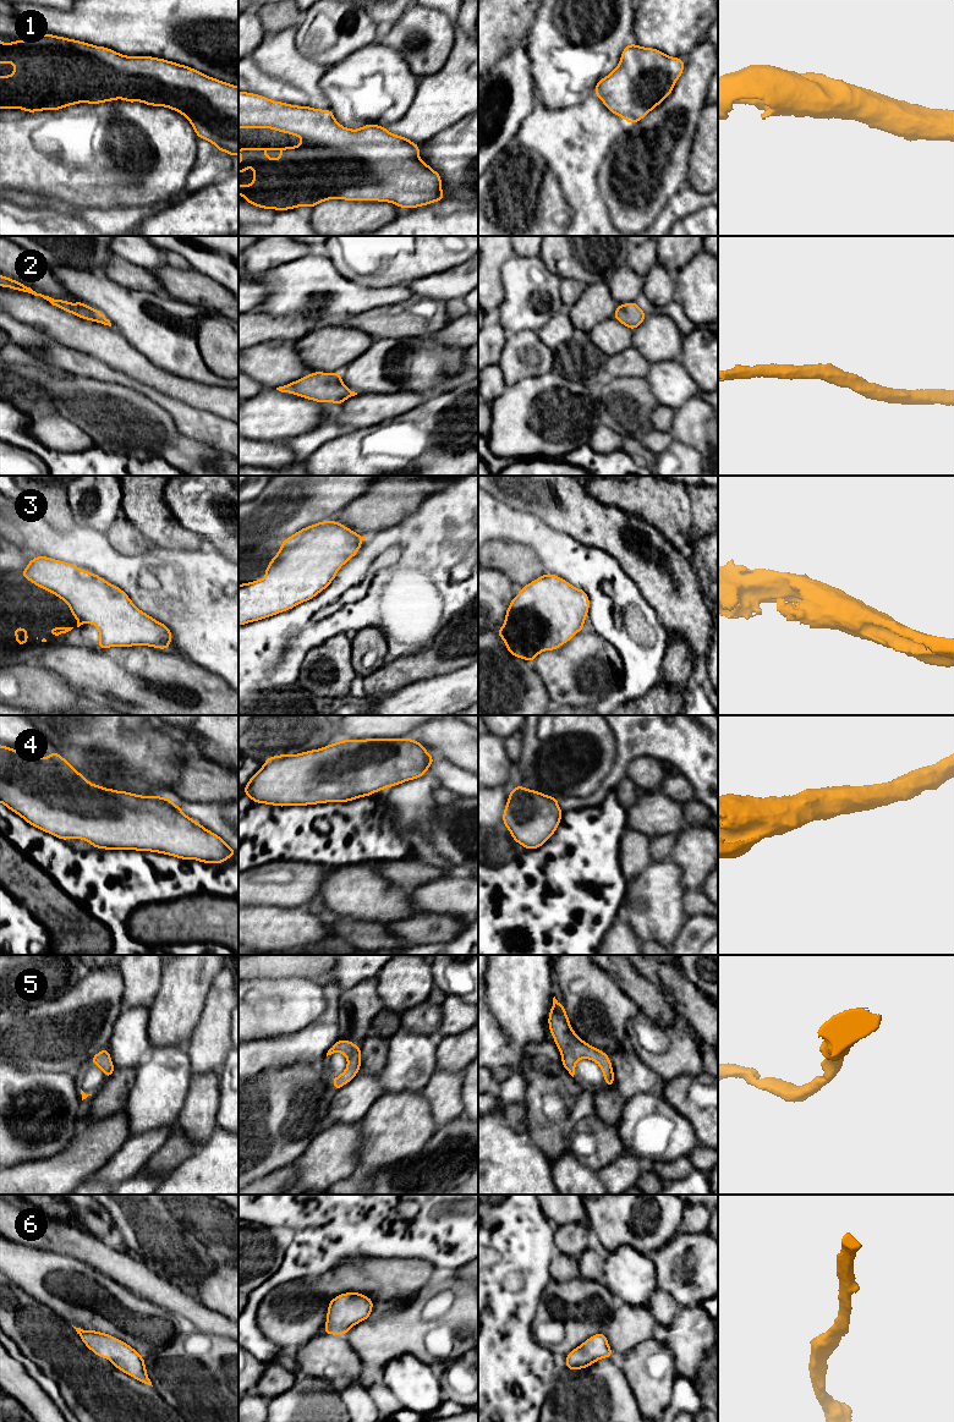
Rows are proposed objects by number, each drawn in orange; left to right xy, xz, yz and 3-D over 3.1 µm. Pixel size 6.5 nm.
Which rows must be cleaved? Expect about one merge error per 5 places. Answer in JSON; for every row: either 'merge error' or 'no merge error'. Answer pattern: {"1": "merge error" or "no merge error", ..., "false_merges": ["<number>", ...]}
{"1": "no merge error", "2": "no merge error", "3": "no merge error", "4": "no merge error", "5": "no merge error", "6": "no merge error", "false_merges": []}

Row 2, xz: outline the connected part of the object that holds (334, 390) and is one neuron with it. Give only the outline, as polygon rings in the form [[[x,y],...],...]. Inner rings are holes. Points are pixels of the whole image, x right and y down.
[[[314,372],[296,381],[279,386],[276,390],[316,402],[334,402],[340,406],[346,399],[357,395],[342,383],[340,372]]]

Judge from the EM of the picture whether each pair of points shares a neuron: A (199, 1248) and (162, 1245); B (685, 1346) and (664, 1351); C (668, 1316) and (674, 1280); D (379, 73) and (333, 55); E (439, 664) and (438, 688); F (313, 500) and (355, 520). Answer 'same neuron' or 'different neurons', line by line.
A: same neuron
B: different neurons
C: different neurons
D: different neurons
E: different neurons
F: different neurons

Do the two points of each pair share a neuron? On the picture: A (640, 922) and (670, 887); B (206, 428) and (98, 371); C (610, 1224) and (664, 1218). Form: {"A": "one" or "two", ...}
{"A": "one", "B": "one", "C": "one"}

